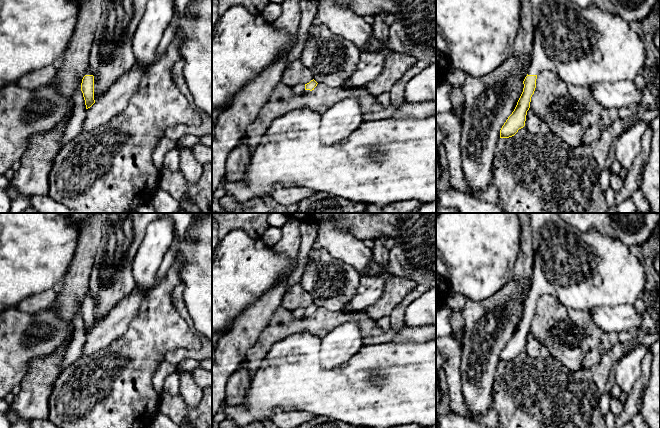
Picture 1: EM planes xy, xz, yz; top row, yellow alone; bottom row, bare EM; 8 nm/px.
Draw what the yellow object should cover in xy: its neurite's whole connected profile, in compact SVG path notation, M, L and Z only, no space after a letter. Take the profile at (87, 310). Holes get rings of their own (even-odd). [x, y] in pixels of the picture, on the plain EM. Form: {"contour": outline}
{"contour": "M89 292L86 293L85 300L82 303L81 315L85 324L86 333L90 332L94 327L94 300Z"}

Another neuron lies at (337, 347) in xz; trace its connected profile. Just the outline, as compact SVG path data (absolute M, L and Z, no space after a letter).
M355 320L348 321L322 338L319 358L324 369L346 363L363 346L361 332Z

